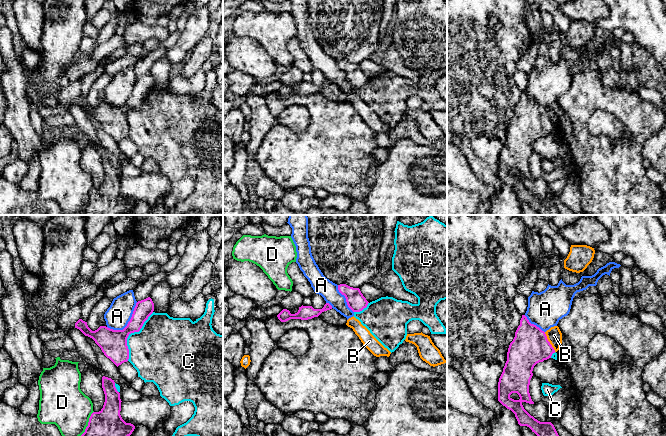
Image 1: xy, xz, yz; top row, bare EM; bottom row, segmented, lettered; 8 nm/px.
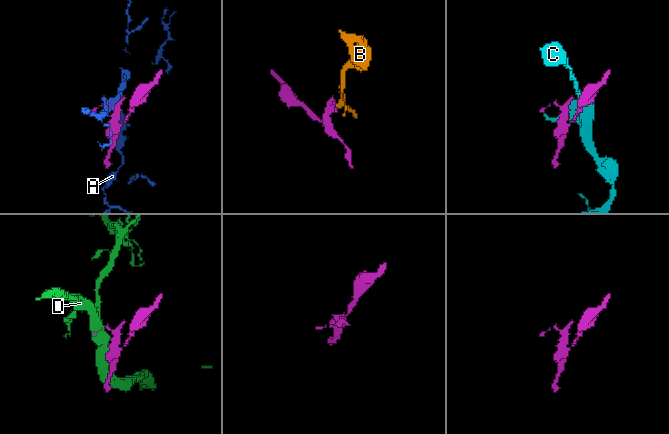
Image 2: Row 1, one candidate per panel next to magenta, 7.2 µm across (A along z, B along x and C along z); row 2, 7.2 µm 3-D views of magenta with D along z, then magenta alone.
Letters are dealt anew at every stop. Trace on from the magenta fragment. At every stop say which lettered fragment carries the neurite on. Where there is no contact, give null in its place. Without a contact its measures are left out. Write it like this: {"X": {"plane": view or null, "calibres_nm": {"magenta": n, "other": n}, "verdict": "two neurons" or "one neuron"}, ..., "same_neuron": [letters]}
{"A": {"plane": "xy", "calibres_nm": {"magenta": 220, "other": 200}, "verdict": "two neurons"}, "B": {"plane": "yz", "calibres_nm": {"magenta": 300, "other": 120}, "verdict": "two neurons"}, "C": {"plane": "xy", "calibres_nm": {"magenta": 220, "other": 420}, "verdict": "two neurons"}, "D": {"plane": "xy", "calibres_nm": {"magenta": 320, "other": 360}, "verdict": "two neurons"}, "same_neuron": []}

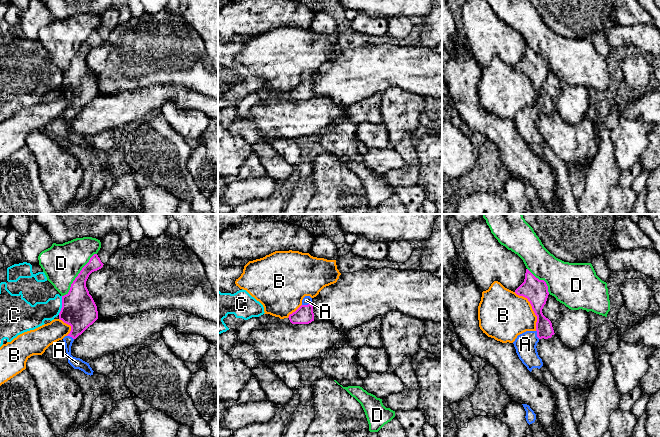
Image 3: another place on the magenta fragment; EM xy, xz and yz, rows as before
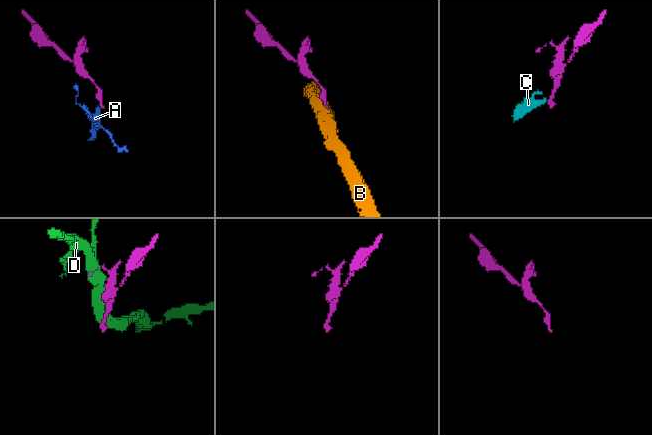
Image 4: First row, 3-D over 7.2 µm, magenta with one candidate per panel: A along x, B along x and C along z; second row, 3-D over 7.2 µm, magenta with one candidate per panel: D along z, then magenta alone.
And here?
{"A": {"plane": "xz", "calibres_nm": {"magenta": 150, "other": 70}, "verdict": "one neuron"}, "B": {"plane": "yz", "calibres_nm": {"magenta": 190, "other": 400}, "verdict": "two neurons"}, "C": {"plane": "xy", "calibres_nm": {"magenta": 280, "other": 190}, "verdict": "two neurons"}, "D": {"plane": "xy", "calibres_nm": {"magenta": 260, "other": 320}, "verdict": "two neurons"}, "same_neuron": ["A"]}

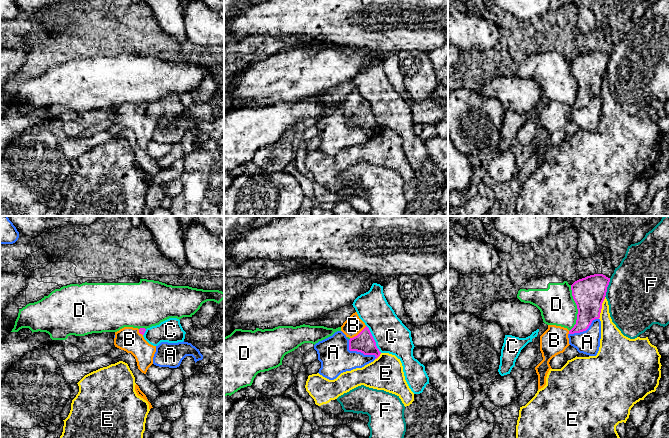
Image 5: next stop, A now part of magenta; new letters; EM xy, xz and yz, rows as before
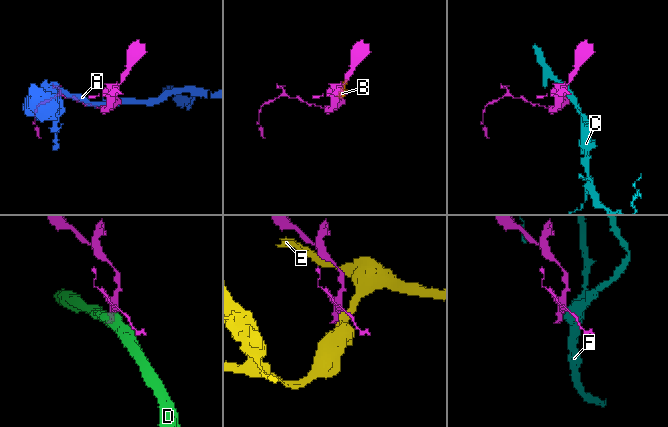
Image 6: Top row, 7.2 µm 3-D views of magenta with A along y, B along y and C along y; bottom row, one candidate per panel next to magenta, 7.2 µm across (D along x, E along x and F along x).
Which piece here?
{"A": {"plane": "xz", "calibres_nm": {"magenta": 160, "other": 260}, "verdict": "two neurons"}, "B": {"plane": "xz", "calibres_nm": {"magenta": 160, "other": 150}, "verdict": "one neuron"}, "C": {"plane": "xz", "calibres_nm": {"magenta": 160, "other": 280}, "verdict": "two neurons"}, "D": {"plane": "yz", "calibres_nm": {"magenta": 260, "other": 280}, "verdict": "two neurons"}, "E": {"plane": "yz", "calibres_nm": {"magenta": 260, "other": 180}, "verdict": "two neurons"}, "F": {"plane": "yz", "calibres_nm": {"magenta": 260, "other": 500}, "verdict": "two neurons"}, "same_neuron": ["B"]}

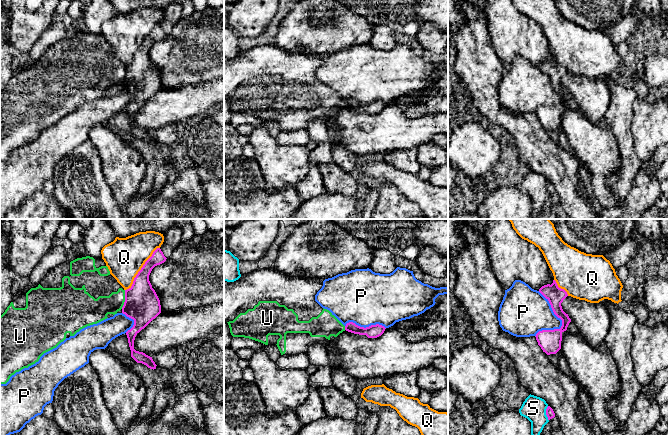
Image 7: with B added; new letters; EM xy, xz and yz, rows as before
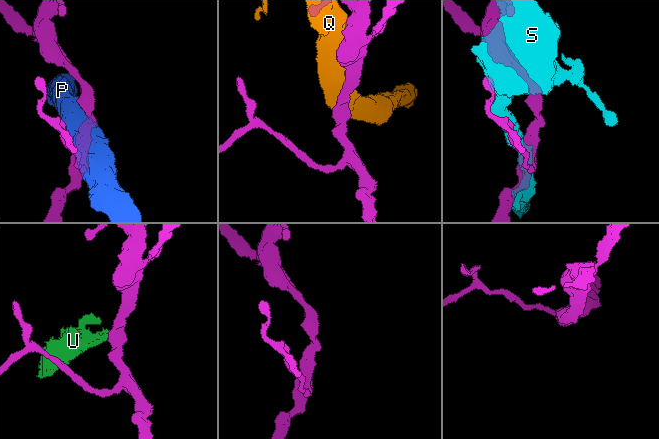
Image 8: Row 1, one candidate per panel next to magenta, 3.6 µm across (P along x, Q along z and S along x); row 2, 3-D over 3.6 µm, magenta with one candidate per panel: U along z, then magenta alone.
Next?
{"P": {"plane": "yz", "calibres_nm": {"magenta": 180, "other": 300}, "verdict": "two neurons"}, "Q": {"plane": "xy", "calibres_nm": {"magenta": 260, "other": 320}, "verdict": "two neurons"}, "S": {"plane": "yz", "calibres_nm": {"magenta": 70, "other": 190}, "verdict": "two neurons"}, "U": {"plane": "xy", "calibres_nm": {"magenta": 280, "other": 190}, "verdict": "two neurons"}, "same_neuron": []}

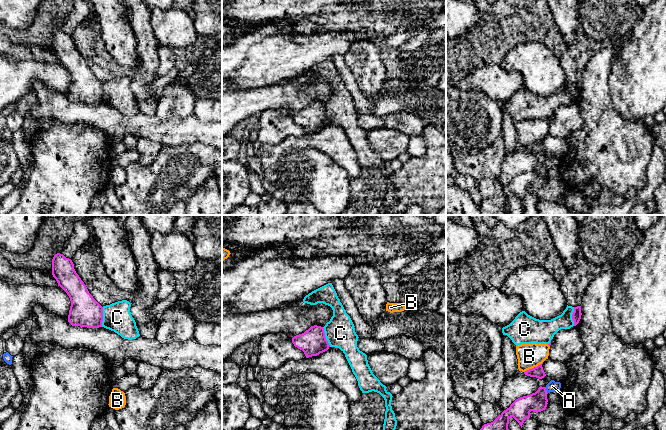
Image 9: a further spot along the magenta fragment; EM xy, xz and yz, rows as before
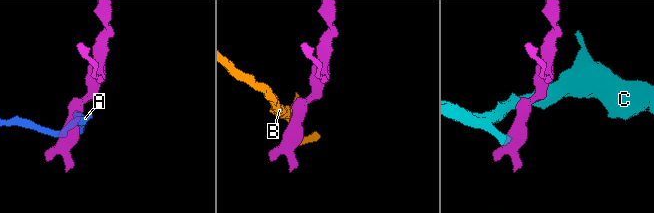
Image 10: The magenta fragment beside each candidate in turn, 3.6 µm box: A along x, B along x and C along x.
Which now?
{"A": {"plane": "yz", "calibres_nm": {"magenta": 160, "other": 90}, "verdict": "two neurons"}, "B": {"plane": "yz", "calibres_nm": {"magenta": 90, "other": 190}, "verdict": "two neurons"}, "C": {"plane": "xy", "calibres_nm": {"magenta": 240, "other": 220}, "verdict": "two neurons"}, "same_neuron": []}

